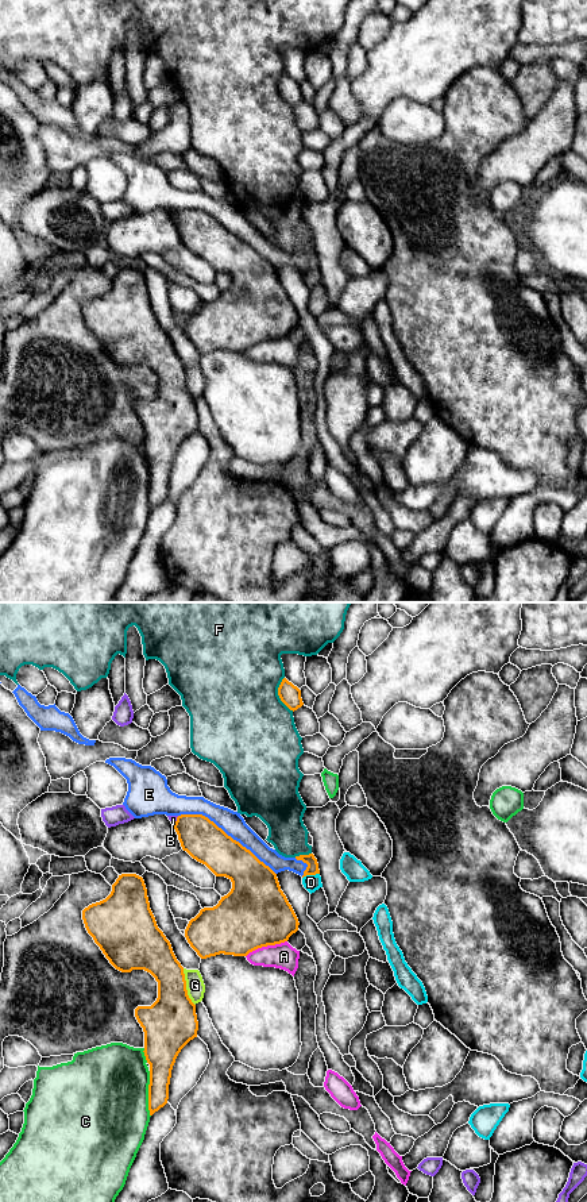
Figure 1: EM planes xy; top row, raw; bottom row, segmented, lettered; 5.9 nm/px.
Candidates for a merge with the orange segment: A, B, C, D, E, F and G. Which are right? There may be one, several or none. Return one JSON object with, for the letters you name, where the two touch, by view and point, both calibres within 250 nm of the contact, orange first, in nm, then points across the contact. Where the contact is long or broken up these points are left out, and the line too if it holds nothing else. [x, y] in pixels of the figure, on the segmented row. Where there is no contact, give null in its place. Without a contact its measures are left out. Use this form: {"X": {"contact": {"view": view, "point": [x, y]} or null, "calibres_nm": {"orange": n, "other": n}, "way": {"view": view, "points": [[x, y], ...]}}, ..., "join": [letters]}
{"join": []}

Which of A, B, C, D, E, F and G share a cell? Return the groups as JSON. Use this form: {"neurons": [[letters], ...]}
{"neurons": [["A"], ["B"], ["C"], ["D"], ["E"], ["F"], ["G"]]}

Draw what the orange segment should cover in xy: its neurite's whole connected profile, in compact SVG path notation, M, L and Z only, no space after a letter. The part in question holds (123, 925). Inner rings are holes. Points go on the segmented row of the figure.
M121 874L112 885L111 894L82 910L88 933L109 963L121 972L144 970L158 982L158 998L151 1006L138 1006L135 1017L144 1032L144 1056L150 1064L150 1116L167 1103L171 1070L181 1049L197 1037L196 1005L188 995L184 967L177 960L170 941L158 928L150 909L147 889L142 877Z

